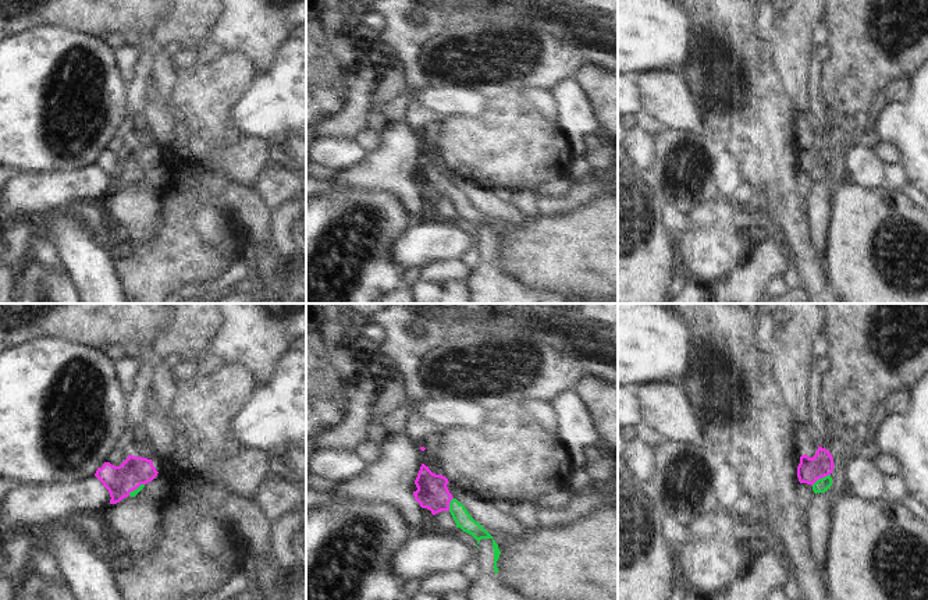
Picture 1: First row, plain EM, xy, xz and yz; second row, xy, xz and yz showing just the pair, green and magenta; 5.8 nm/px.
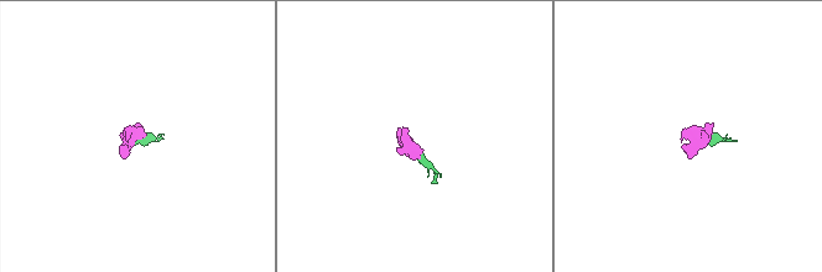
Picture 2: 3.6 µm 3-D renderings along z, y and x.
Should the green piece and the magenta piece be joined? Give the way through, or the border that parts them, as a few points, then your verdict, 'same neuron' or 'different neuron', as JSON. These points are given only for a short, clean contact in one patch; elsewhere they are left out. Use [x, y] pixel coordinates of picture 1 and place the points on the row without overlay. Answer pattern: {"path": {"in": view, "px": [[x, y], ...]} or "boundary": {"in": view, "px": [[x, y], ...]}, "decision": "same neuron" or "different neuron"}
{"path": {"in": "yz", "px": [[821, 173], [820, 167], [810, 158]]}, "decision": "same neuron"}

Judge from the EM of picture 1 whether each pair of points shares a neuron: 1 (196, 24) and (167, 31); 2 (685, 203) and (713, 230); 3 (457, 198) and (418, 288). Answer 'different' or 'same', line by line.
1: same
2: different
3: different

